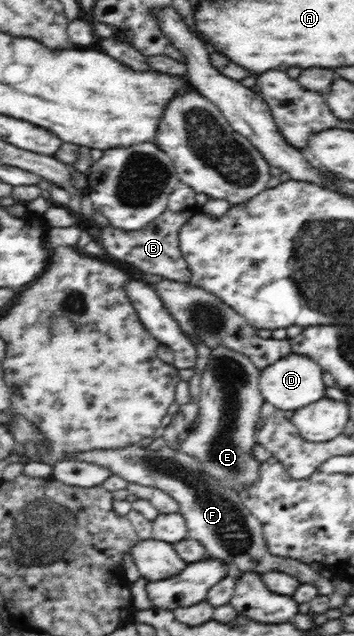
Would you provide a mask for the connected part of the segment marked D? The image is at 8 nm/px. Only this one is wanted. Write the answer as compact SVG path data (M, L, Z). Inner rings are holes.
M291 353L263 368L258 384L267 403L283 411L295 411L325 398L327 387L323 384L323 372L324 369L310 357Z

